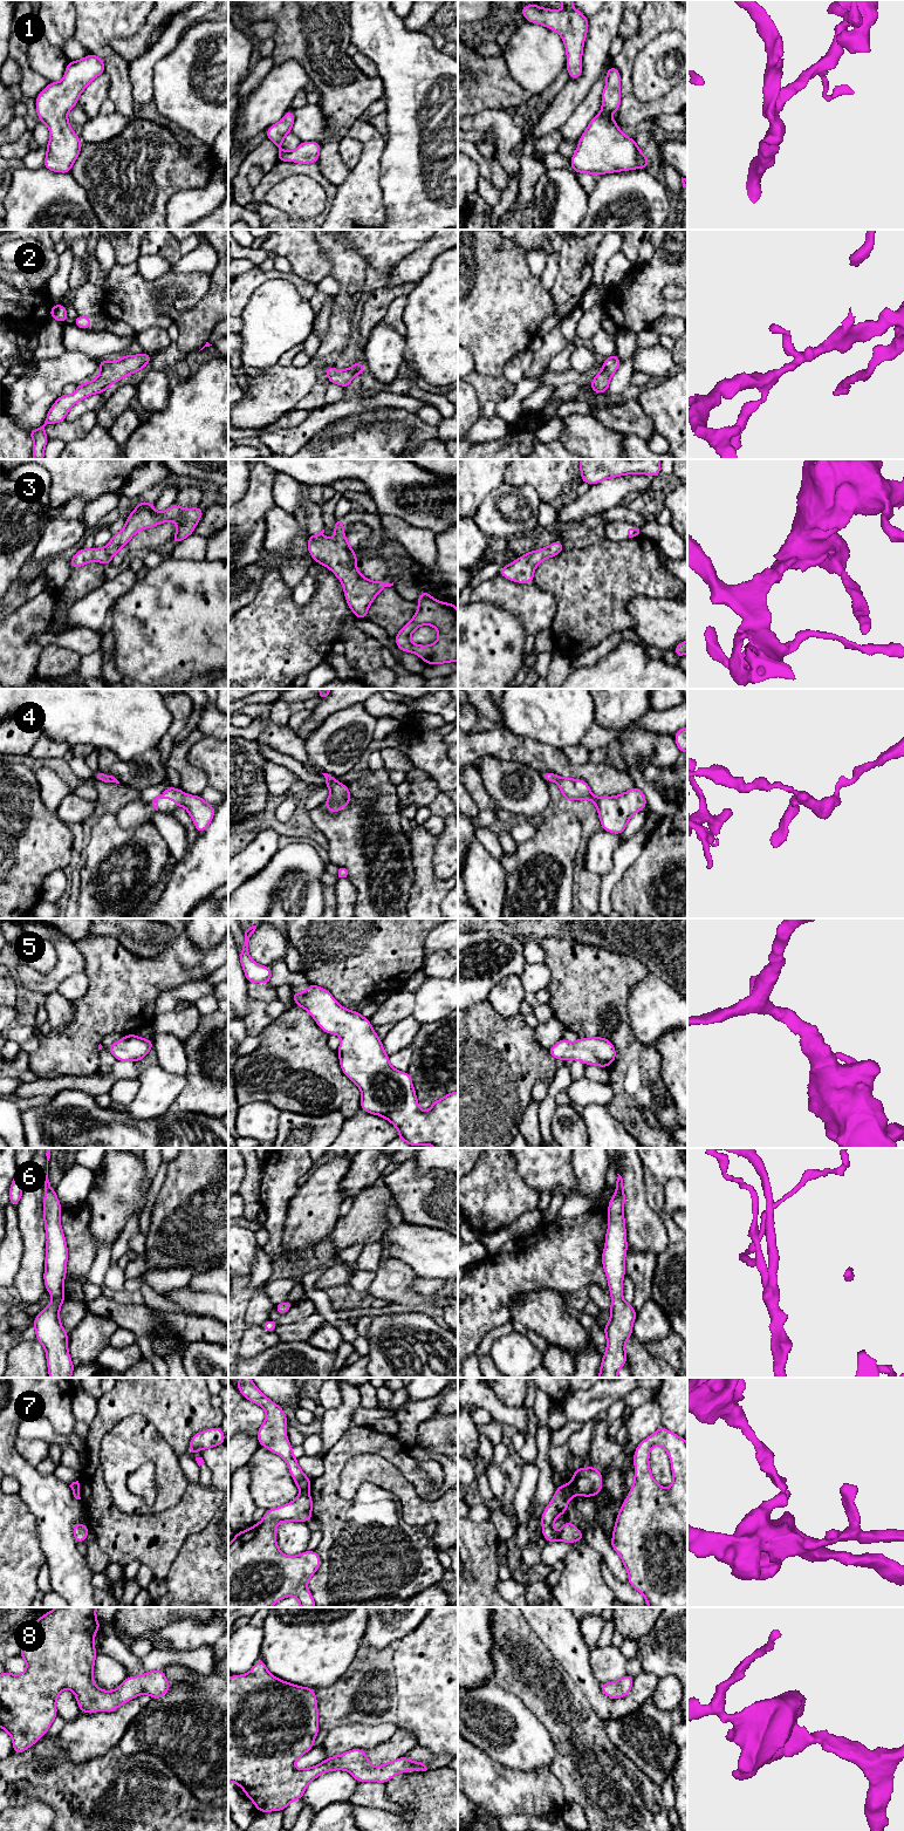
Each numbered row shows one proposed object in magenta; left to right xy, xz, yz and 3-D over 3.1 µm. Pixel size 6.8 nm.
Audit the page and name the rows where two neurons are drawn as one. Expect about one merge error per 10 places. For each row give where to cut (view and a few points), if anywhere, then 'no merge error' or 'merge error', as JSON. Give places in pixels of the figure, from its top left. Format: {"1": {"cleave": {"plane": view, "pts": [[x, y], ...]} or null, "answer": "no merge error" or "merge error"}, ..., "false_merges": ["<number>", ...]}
{"1": {"cleave": null, "answer": "no merge error"}, "2": {"cleave": null, "answer": "no merge error"}, "3": {"cleave": null, "answer": "no merge error"}, "4": {"cleave": null, "answer": "no merge error"}, "5": {"cleave": null, "answer": "no merge error"}, "6": {"cleave": null, "answer": "no merge error"}, "7": {"cleave": {"plane": "yz", "pts": [[568, 1484], [573, 1495]]}, "answer": "merge error"}, "8": {"cleave": null, "answer": "no merge error"}, "false_merges": ["7"]}

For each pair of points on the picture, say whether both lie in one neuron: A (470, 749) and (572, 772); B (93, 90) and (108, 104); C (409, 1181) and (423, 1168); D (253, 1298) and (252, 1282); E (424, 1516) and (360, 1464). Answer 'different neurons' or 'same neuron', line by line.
A: same neuron
B: different neurons
C: different neurons
D: different neurons
E: same neuron

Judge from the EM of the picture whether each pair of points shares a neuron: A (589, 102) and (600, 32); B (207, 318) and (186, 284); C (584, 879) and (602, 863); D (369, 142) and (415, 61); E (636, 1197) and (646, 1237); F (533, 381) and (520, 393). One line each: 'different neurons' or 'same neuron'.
A: different neurons
B: different neurons
C: different neurons
D: different neurons
E: same neuron
F: same neuron

